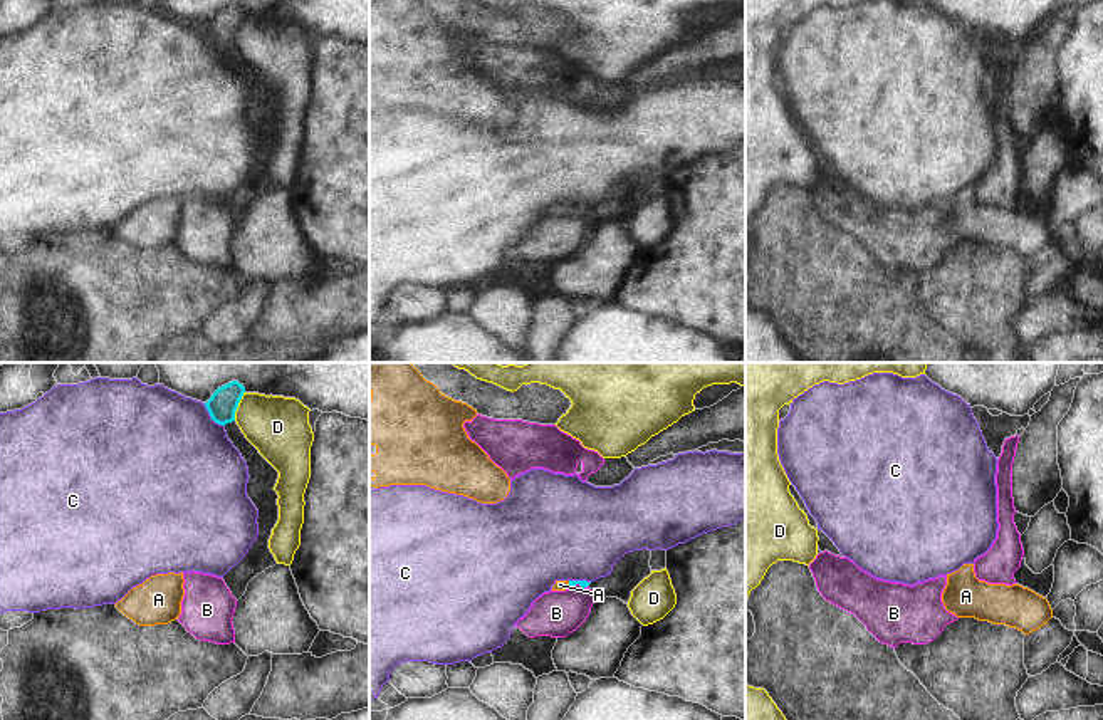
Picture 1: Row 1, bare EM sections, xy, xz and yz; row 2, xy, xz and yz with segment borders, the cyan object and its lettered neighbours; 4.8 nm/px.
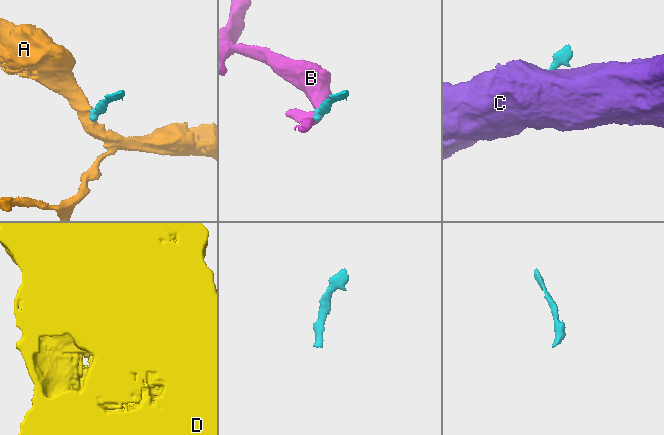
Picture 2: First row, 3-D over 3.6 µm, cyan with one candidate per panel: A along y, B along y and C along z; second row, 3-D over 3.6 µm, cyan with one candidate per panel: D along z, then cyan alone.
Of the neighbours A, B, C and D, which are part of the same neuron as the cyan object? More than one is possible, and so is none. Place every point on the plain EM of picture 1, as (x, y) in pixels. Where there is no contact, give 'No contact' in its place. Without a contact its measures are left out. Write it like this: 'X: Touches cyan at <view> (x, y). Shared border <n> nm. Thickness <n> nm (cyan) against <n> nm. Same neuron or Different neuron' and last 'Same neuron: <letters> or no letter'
A: Touches cyan at xz (568, 208). Shared border 50 nm. Thickness 40 nm (cyan) against 50 nm. Same neuron
B: Touches cyan at xz (576, 207). Shared border 110 nm. Thickness 40 nm (cyan) against 220 nm. Different neuron
C: Touches cyan at xy (210, 39). Shared border 160 nm. Thickness 140 nm (cyan) against 500 nm. Different neuron
D: Touches cyan at xy (237, 31). Shared border 150 nm. Thickness 140 nm (cyan) against 300 nm. Different neuron
Same neuron: A

